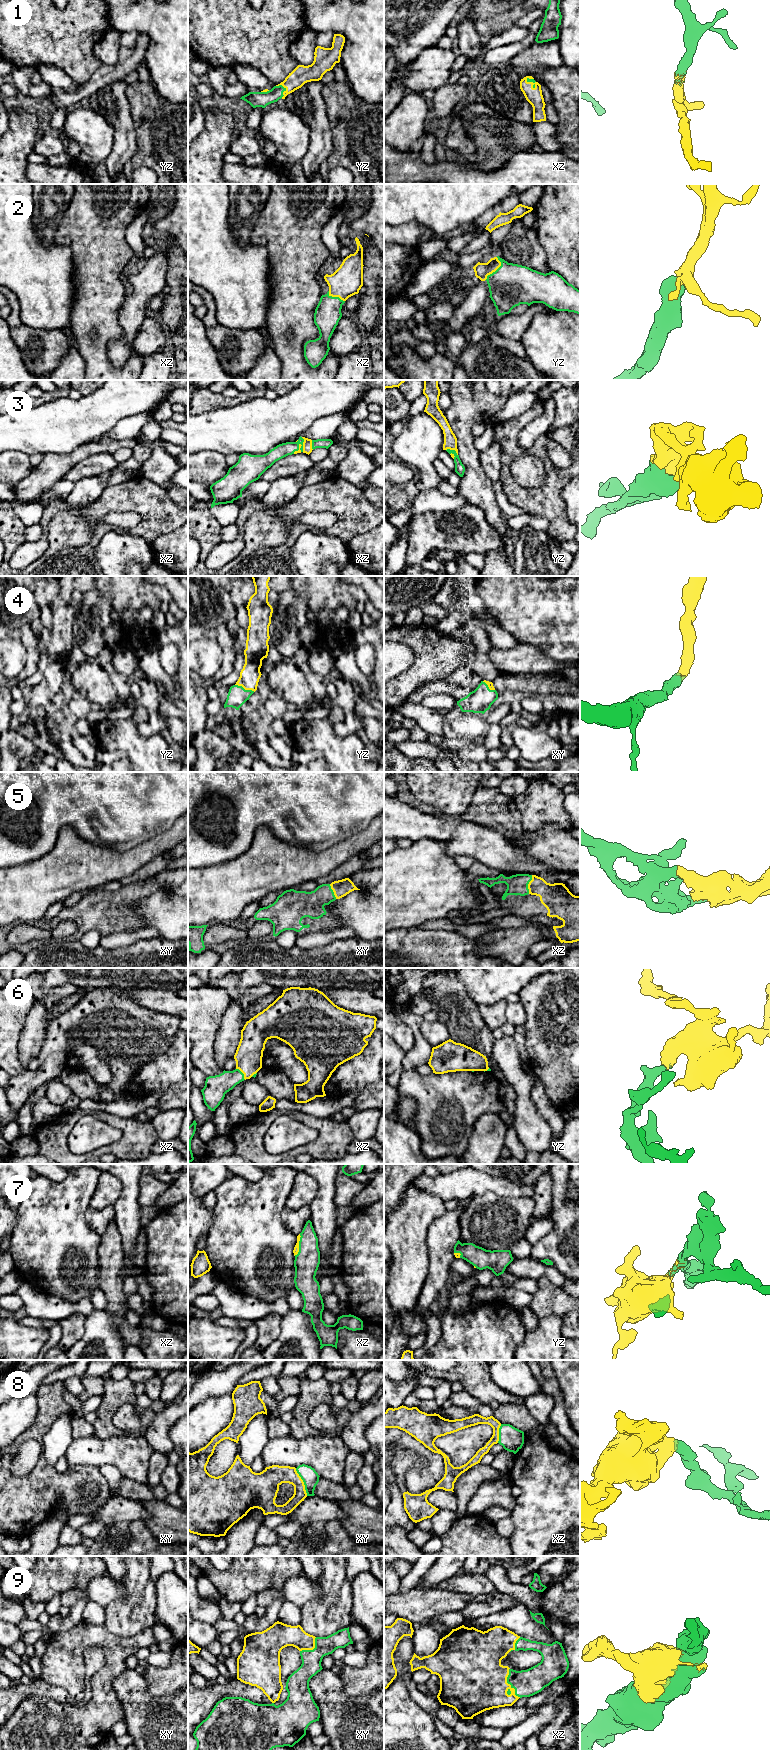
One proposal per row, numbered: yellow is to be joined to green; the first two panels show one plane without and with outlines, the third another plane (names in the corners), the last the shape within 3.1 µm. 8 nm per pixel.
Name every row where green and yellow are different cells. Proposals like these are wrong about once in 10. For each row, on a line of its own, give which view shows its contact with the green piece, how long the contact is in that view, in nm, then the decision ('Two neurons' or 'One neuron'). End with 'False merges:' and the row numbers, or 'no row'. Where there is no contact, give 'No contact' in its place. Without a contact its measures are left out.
1: Touches green in yz. Shared border 120 nm. One neuron
2: Touches green in yz. Shared border 200 nm. One neuron
3: Touches green in yz. Shared border 110 nm. One neuron
4: Touches green in yz. Shared border 170 nm. One neuron
5: Touches green in xz. Shared border 160 nm. One neuron
6: Touches green in xz. Shared border 120 nm. One neuron
7: Touches green in xz. Shared border 180 nm. One neuron
8: Touches green in xy. Shared border 240 nm. Two neurons
9: Touches green in xz. Shared border 260 nm. One neuron
False merges: 8

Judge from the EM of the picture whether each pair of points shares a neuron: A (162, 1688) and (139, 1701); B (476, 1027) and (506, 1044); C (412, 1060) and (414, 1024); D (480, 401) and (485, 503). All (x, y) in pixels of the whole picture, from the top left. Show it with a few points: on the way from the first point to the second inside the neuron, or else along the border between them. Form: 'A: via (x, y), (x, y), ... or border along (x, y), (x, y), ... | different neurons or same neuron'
A: border along (142, 1675), (152, 1696), (173, 1693) | different neurons
B: border along (495, 1040), (492, 1046), (492, 1059), (496, 1064) | different neurons
C: via (418, 1051), (417, 1033) | same neuron
D: via (465, 426), (465, 446), (470, 456), (474, 478) | same neuron

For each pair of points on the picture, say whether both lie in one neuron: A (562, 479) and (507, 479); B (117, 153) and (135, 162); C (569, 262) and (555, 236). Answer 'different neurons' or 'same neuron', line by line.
A: same neuron
B: different neurons
C: same neuron

